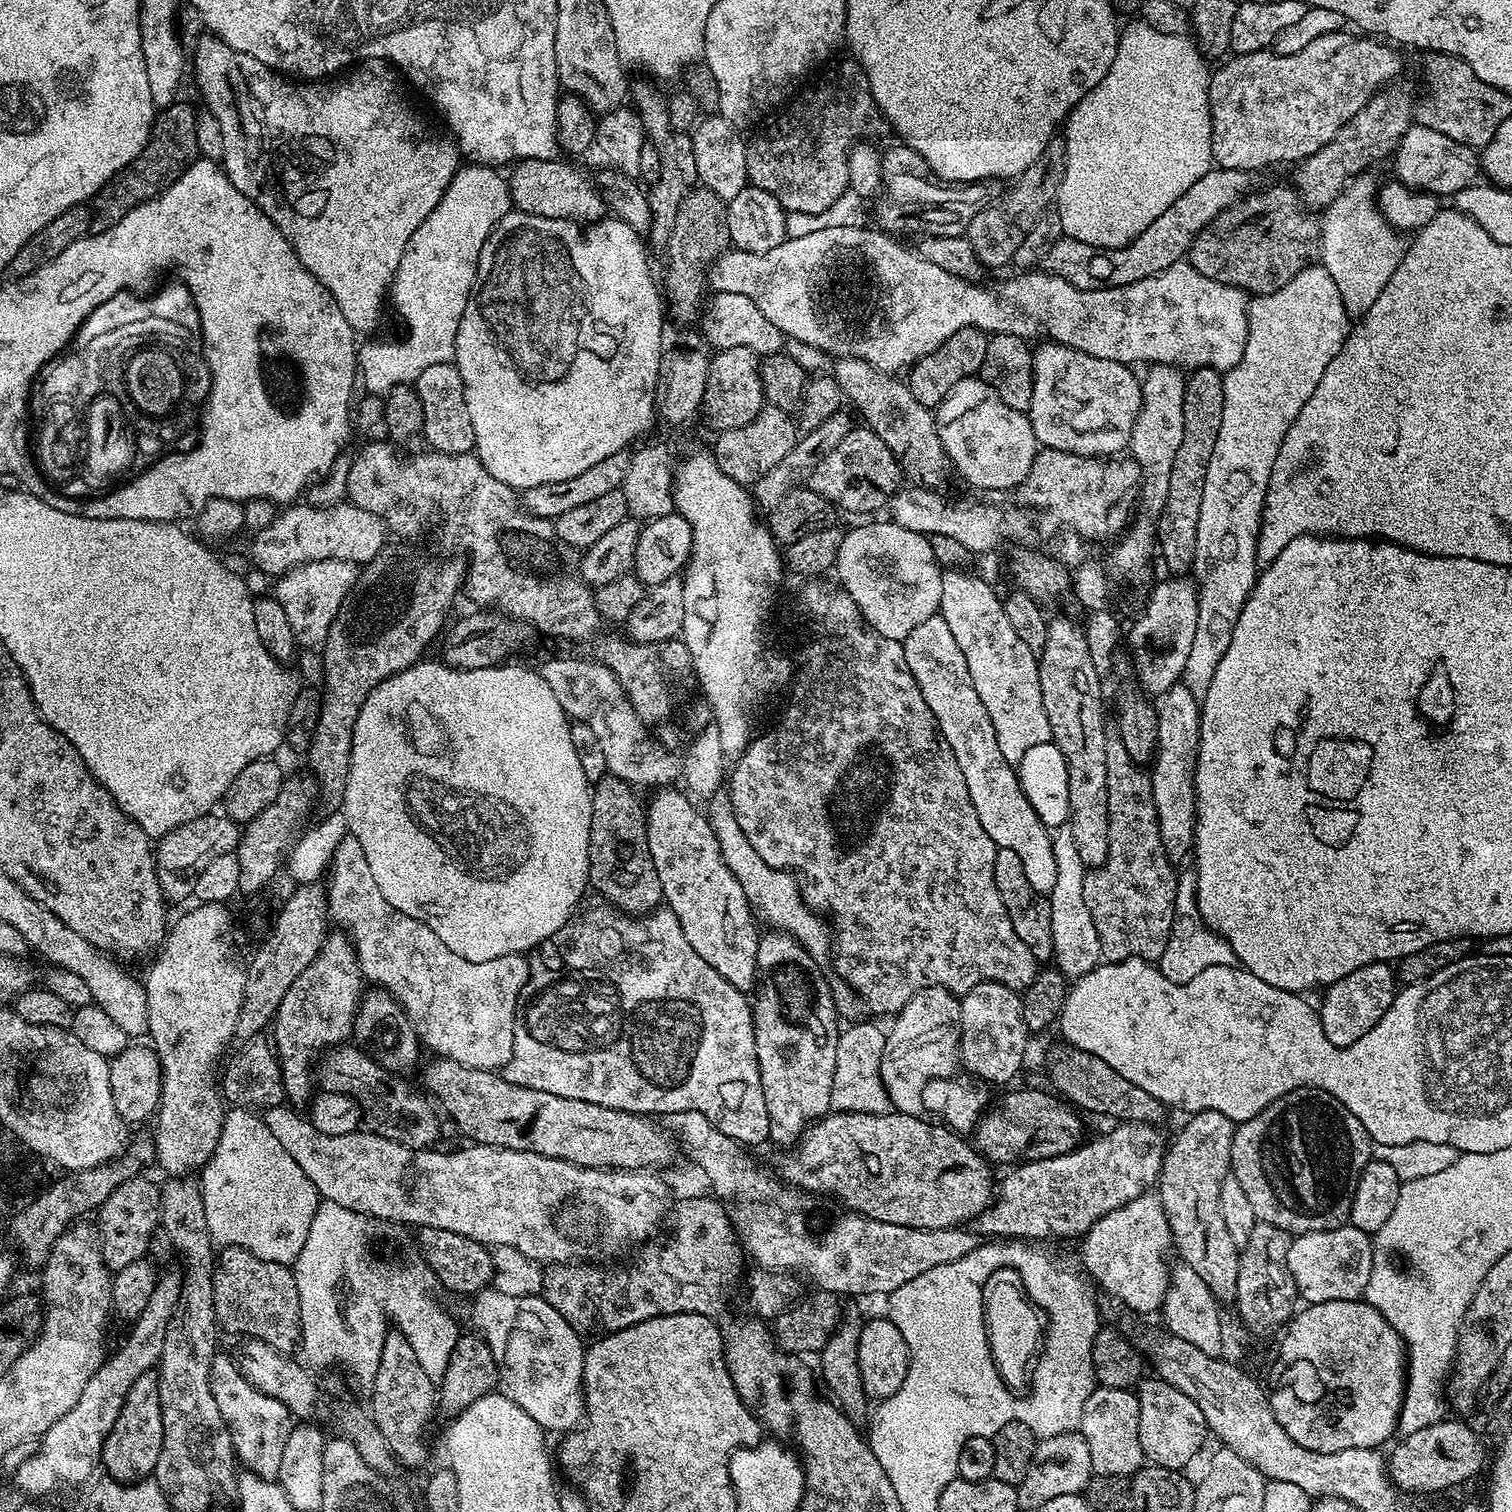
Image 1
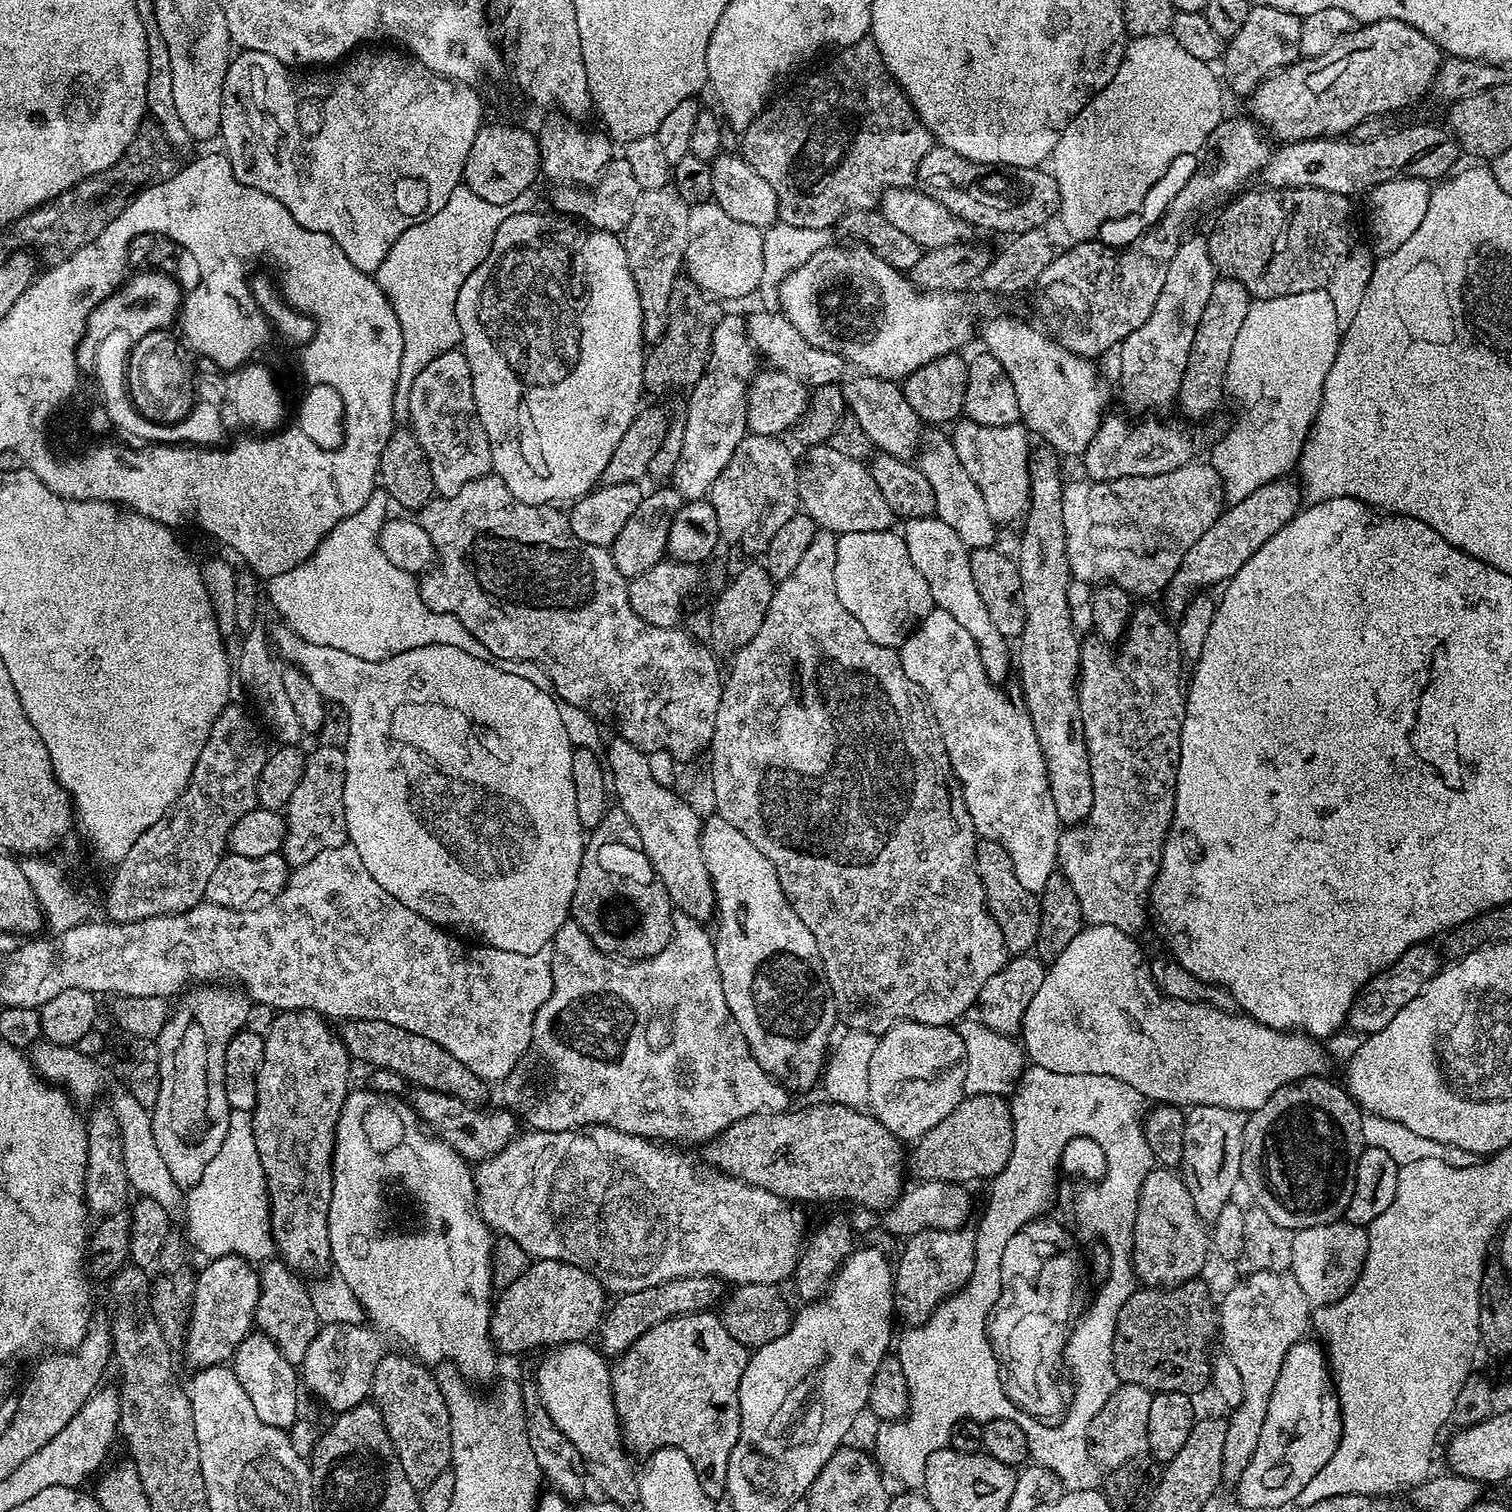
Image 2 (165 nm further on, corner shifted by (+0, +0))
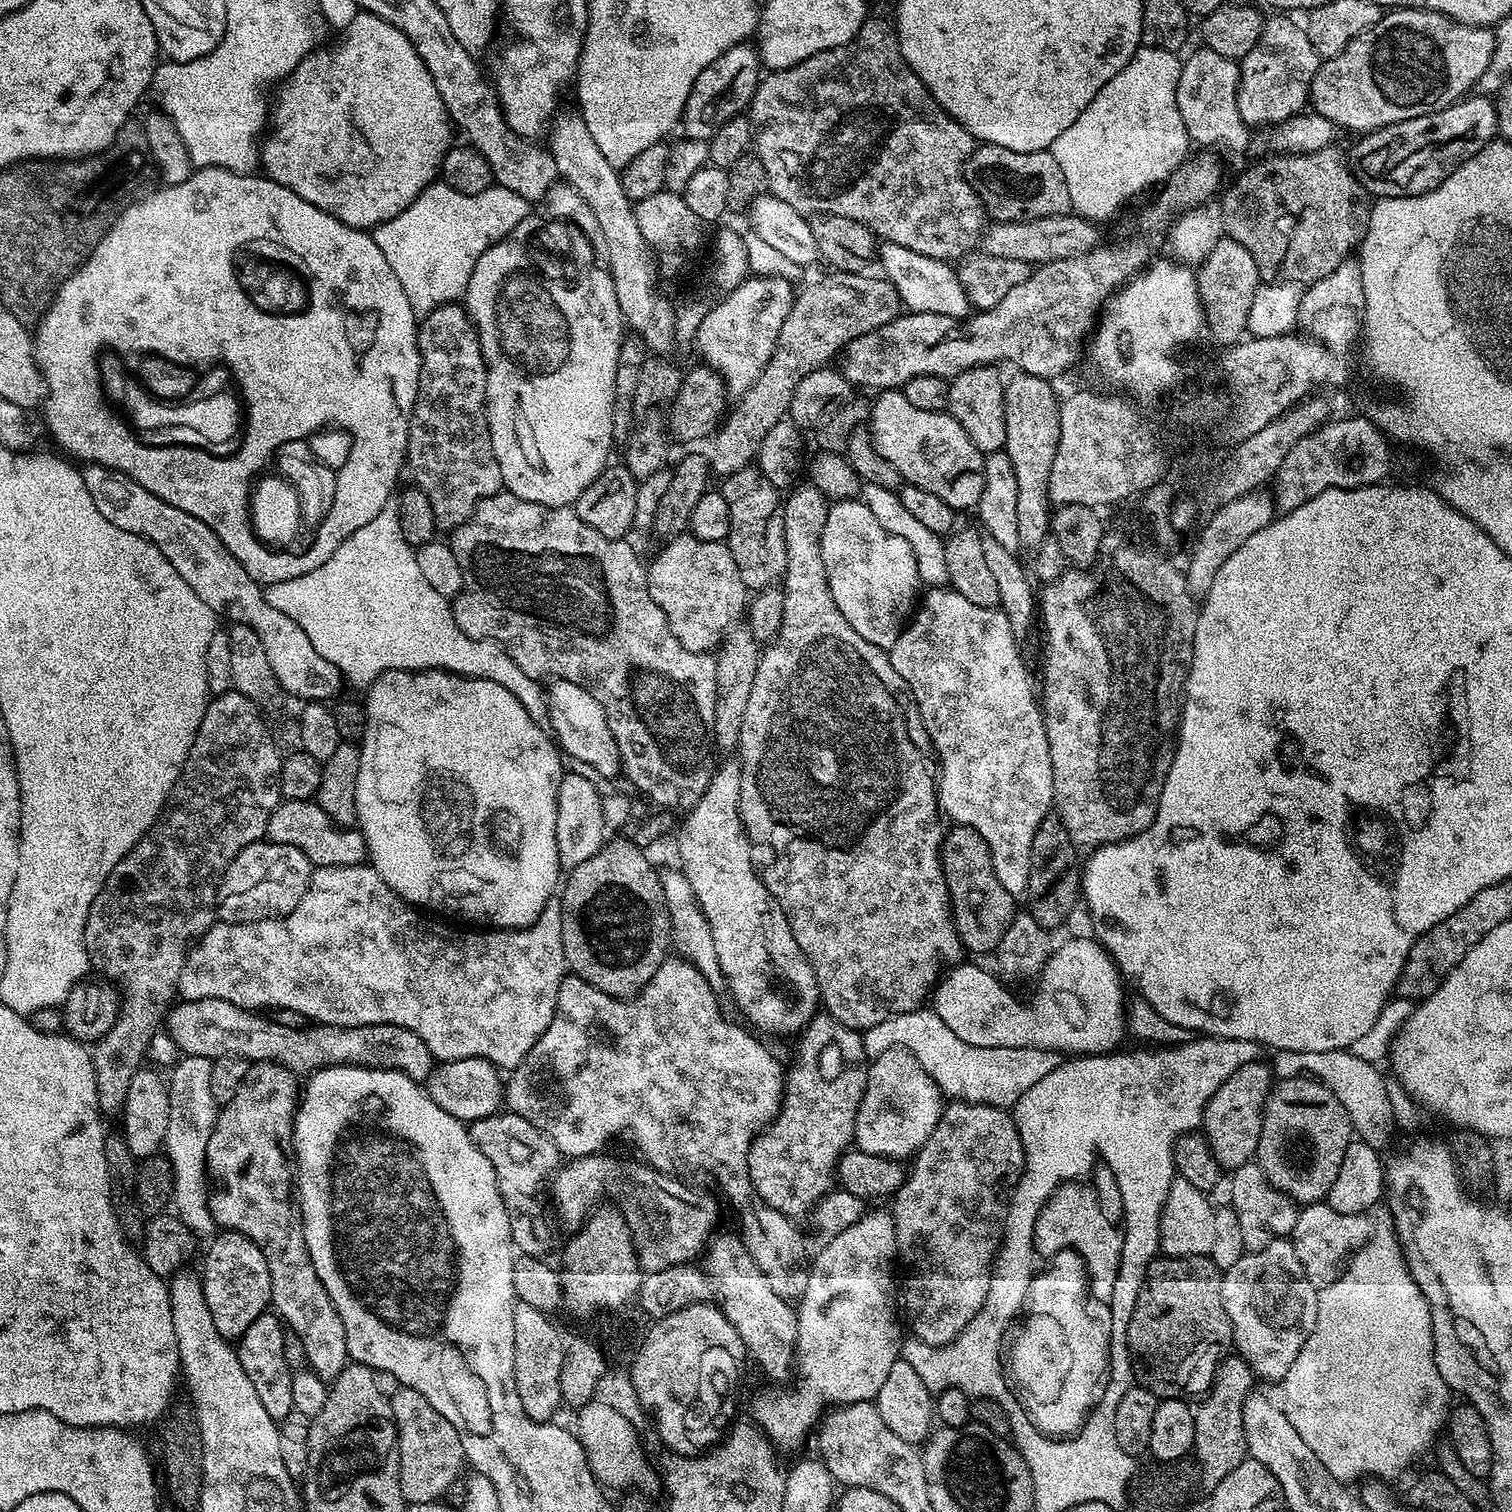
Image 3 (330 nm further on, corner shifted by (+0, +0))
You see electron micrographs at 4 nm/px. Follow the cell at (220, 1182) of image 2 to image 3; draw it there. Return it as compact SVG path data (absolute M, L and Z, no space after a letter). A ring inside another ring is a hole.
M181 1055L171 1069L173 1078L180 1080L180 1088L171 1089L170 1130L166 1130L163 1151L174 1170L171 1207L193 1234L208 1231L211 1233L211 1228L214 1228L206 1154L206 1146L210 1142L210 1134L214 1130L218 1115L216 1099L210 1094L212 1062L210 1058Z

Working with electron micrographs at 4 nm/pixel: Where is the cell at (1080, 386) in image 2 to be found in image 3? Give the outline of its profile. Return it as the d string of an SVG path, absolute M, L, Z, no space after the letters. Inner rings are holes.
M883 241L878 248L878 261L882 264L881 271L885 279L891 281L895 289L898 290L901 303L907 311L918 313L943 314L946 317L956 319L967 319L972 307L968 295L962 289L959 273L955 267L945 260L929 258L924 254L918 254L909 247L898 246L896 243Z

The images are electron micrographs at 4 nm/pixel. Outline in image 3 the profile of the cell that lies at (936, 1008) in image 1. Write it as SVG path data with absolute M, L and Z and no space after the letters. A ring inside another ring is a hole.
M888 1048L868 1065L866 1090L856 1108L855 1147L866 1154L911 1157L920 1151L945 1107L946 1100L939 1085L911 1053L904 1048Z

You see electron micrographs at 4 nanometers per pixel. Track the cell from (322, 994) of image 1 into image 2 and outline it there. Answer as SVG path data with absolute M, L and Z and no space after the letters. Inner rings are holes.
M297 1010L280 1012L272 1020L268 1032L263 1033L264 1049L262 1050L262 1066L256 1079L256 1104L251 1110L252 1129L254 1130L254 1146L258 1148L258 1158L262 1162L262 1170L268 1187L268 1213L272 1219L272 1242L279 1259L301 1277L316 1276L328 1270L332 1255L330 1254L330 1238L328 1237L328 1215L330 1214L330 1194L332 1193L332 1151L336 1149L336 1127L342 1114L342 1106L346 1102L350 1085L348 1085L348 1064L350 1057L346 1046L340 1041L333 1025L317 1012Z

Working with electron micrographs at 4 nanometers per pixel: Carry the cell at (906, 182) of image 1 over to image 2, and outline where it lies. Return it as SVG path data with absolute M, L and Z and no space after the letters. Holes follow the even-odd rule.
M941 144L933 146L922 158L916 171L916 184L942 202L946 210L964 217L977 229L990 228L994 232L1015 234L1044 228L1047 220L1051 216L1053 219L1060 211L1058 182L1051 171L1040 166L1031 168L1009 164L1003 165L1002 170L990 170L989 165L975 164Z

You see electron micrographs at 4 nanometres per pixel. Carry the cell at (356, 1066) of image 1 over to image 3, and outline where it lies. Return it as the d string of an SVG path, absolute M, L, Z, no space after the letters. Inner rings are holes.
M500 1110L494 1116L483 1116L480 1120L471 1121L467 1125L467 1130L474 1147L486 1154L490 1166L496 1171L498 1190L510 1214L513 1245L523 1255L547 1257L547 1252L552 1248L553 1217L550 1212L548 1217L540 1191L543 1188L545 1191L546 1188L544 1171L547 1168L555 1169L561 1163L562 1157L558 1146L549 1136L542 1134L542 1130L526 1122L526 1118L507 1110Z

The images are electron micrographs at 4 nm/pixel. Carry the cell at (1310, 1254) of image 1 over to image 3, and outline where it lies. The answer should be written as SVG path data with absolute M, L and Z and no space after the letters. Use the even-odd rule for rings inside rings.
M1327 1202L1305 1204L1299 1209L1297 1224L1290 1239L1298 1254L1298 1262L1302 1262L1302 1270L1306 1270L1308 1281L1323 1286L1340 1277L1354 1253L1370 1238L1374 1224L1368 1219L1363 1212L1338 1214L1338 1210L1334 1210Z

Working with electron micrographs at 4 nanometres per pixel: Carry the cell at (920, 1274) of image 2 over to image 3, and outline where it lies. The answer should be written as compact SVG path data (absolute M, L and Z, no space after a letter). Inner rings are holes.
M957 1099L949 1103L940 1114L940 1120L934 1126L934 1130L926 1138L926 1142L920 1147L920 1151L915 1153L907 1169L904 1181L899 1190L897 1190L894 1199L891 1201L890 1211L892 1221L896 1227L896 1254L899 1267L904 1267L904 1280L902 1276L902 1312L906 1317L906 1324L912 1327L911 1335L915 1339L922 1341L923 1344L929 1344L935 1348L941 1348L948 1344L982 1310L982 1302L986 1302L986 1294L990 1290L990 1278L992 1277L992 1266L996 1262L996 1254L1000 1250L1000 1241L1004 1234L1004 1218L1006 1215L1005 1197L1000 1197L1000 1184L1015 1185L1020 1178L1020 1173L1024 1170L1024 1151L1020 1135L1016 1129L1016 1123L1012 1120L1011 1111L998 1108L994 1105L969 1104L964 1100Z

